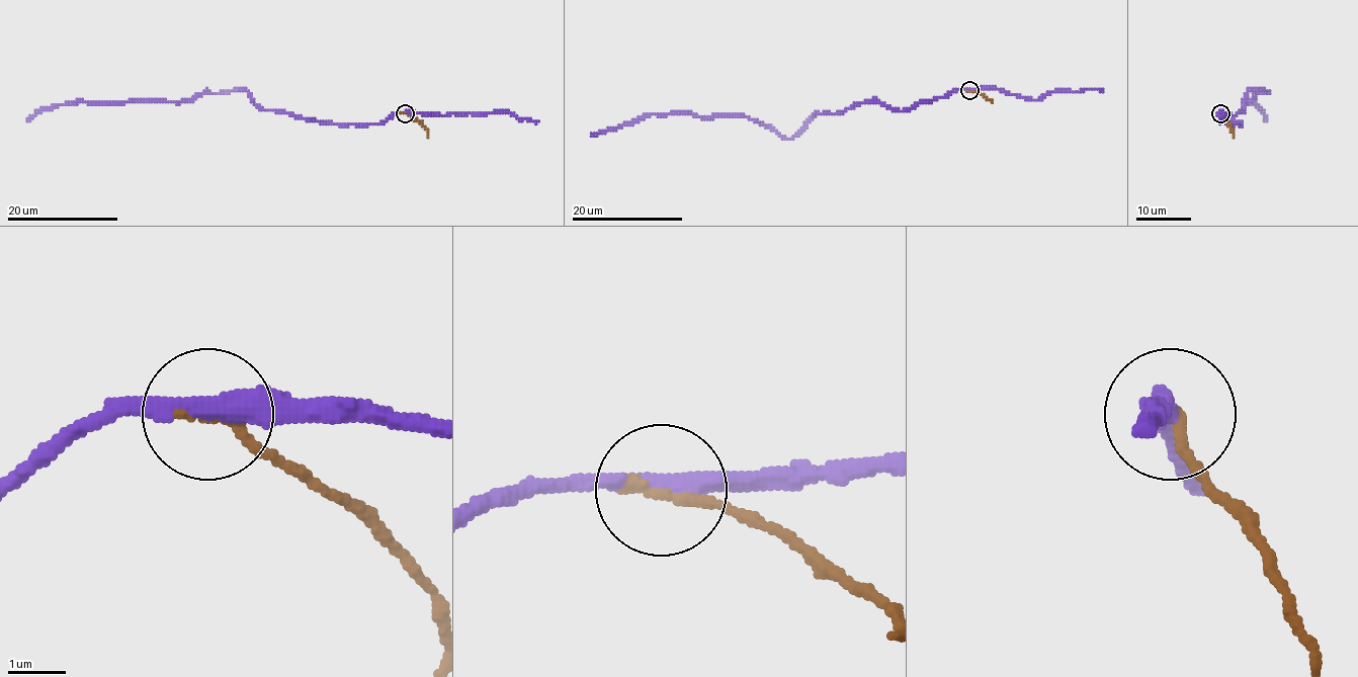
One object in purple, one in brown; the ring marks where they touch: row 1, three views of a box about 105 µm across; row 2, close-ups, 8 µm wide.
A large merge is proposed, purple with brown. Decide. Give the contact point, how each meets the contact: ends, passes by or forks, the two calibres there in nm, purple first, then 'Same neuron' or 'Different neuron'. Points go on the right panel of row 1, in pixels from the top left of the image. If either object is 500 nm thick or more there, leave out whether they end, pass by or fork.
Place: (1220, 113). At the ring purple passes by. At the ring brown ends. Thickness 360 nm (purple) against 240 nm. Different neuron

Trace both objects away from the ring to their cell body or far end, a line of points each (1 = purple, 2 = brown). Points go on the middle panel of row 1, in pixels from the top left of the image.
1: (969, 89), (908, 108), (860, 102), (815, 114), (790, 138), (743, 115), (688, 113), (643, 114), (590, 135)
2: (969, 89), (979, 92), (991, 103)

